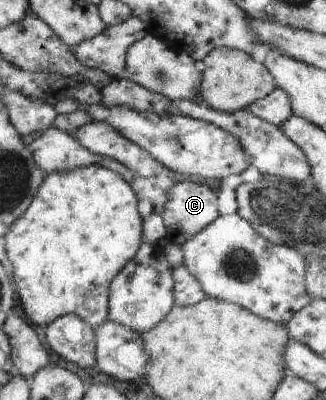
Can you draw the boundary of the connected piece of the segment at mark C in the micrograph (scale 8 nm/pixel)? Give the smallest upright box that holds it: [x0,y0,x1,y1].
[161,182,218,245]

